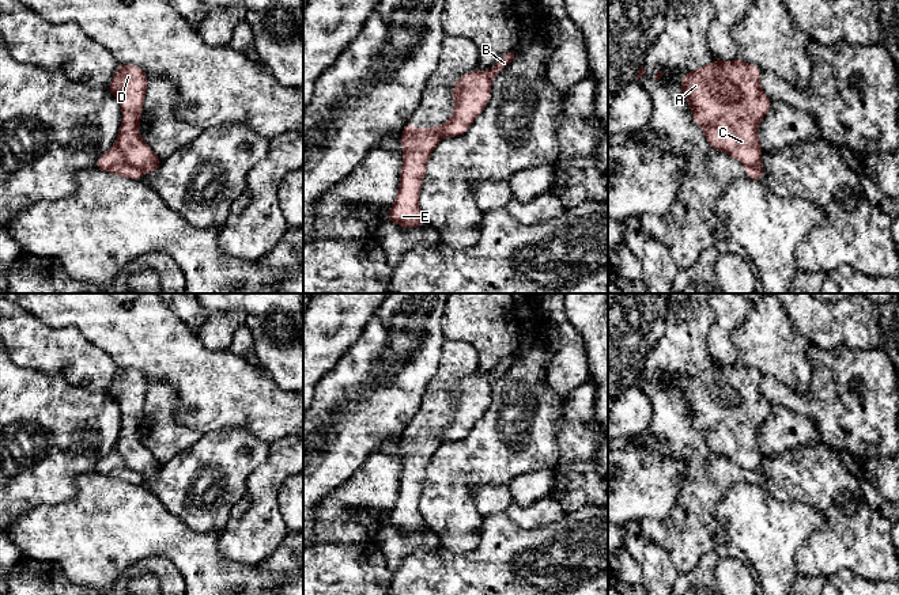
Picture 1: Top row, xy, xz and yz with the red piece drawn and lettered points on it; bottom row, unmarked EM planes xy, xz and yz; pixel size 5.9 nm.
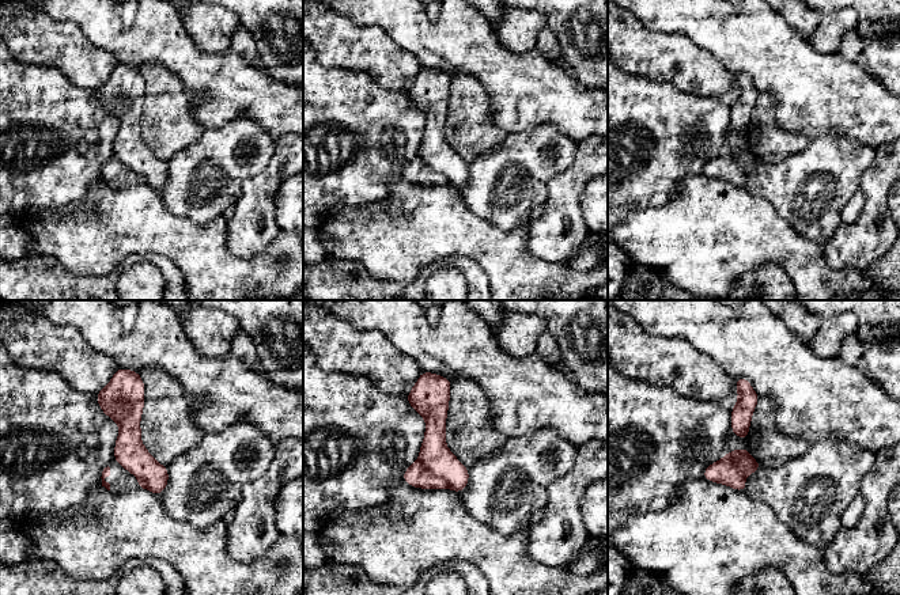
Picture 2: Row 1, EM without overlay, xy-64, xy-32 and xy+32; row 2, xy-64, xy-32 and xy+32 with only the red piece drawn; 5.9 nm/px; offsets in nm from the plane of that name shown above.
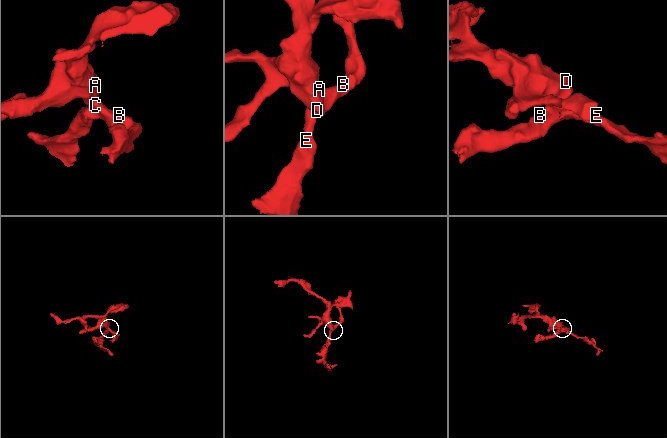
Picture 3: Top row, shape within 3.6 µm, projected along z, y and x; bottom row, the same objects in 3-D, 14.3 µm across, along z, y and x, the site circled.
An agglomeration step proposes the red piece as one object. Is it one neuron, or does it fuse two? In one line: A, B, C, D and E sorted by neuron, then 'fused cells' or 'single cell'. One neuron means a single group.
groups A B C D / E; fused cells

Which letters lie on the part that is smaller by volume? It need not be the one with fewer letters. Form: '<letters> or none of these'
E

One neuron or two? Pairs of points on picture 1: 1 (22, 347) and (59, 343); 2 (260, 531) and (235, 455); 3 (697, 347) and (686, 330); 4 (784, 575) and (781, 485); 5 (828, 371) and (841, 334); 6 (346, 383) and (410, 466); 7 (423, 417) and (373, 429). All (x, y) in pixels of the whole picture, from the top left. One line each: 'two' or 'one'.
1: one
2: two
3: one
4: two
5: two
6: two
7: two

